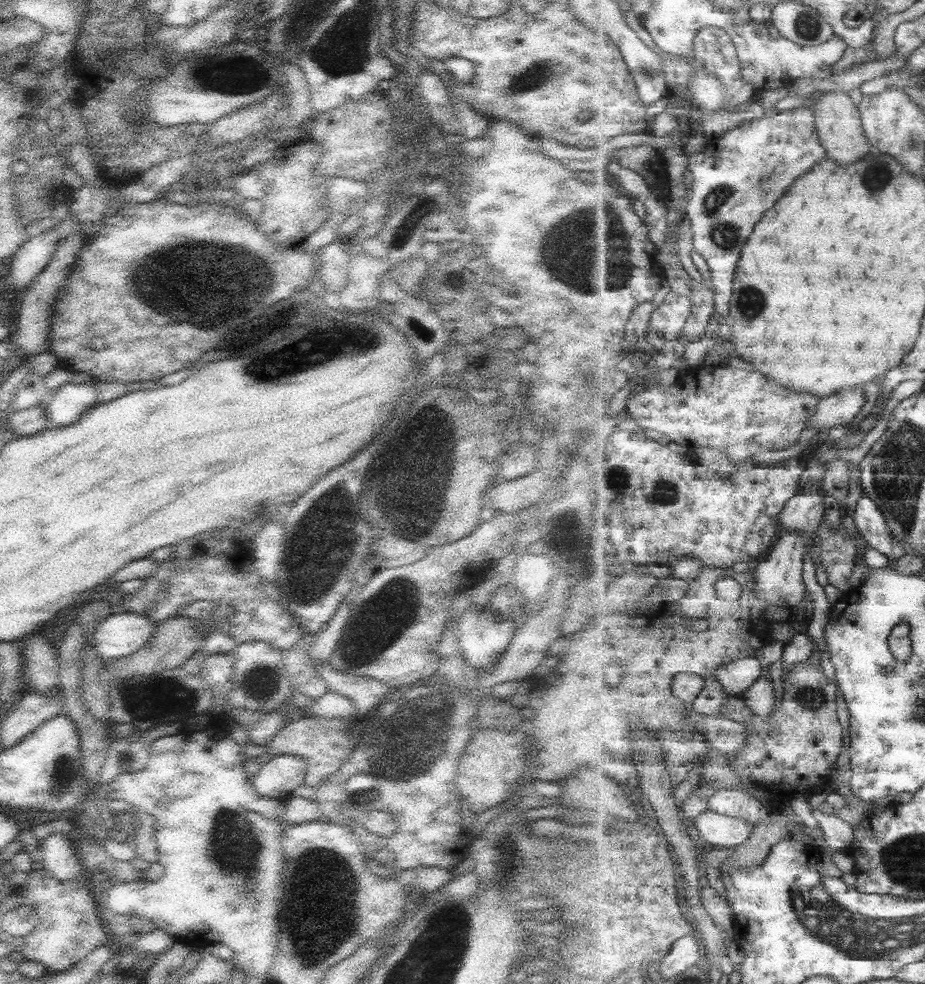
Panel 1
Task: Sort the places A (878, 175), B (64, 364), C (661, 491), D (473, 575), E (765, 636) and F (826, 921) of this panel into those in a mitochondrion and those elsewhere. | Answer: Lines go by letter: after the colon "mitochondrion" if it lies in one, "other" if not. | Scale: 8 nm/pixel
A: mitochondrion
B: other
C: mitochondrion
D: other
E: other
F: mitochondrion

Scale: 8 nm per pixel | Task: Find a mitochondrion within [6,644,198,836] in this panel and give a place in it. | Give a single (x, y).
(62, 774)

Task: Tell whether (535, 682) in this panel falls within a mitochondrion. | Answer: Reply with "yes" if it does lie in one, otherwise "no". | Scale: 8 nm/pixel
no

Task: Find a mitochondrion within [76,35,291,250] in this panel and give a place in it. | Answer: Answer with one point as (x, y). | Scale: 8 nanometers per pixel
(241, 74)

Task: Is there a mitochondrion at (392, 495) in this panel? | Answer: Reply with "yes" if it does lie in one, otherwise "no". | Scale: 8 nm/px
yes

